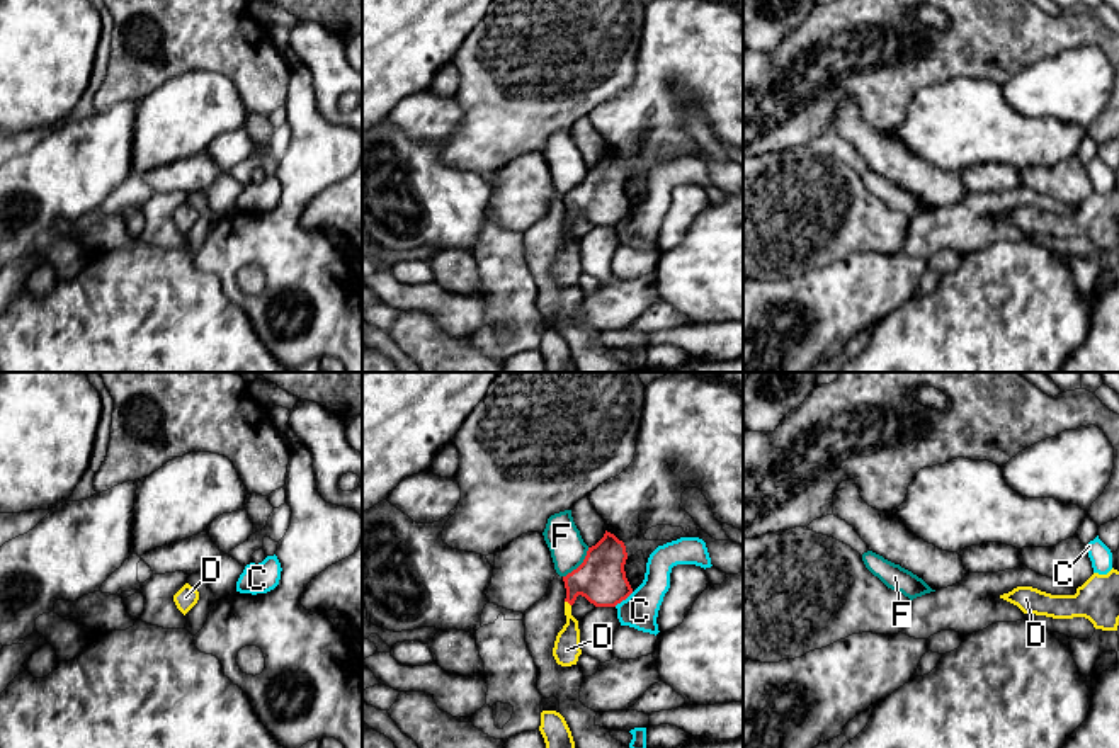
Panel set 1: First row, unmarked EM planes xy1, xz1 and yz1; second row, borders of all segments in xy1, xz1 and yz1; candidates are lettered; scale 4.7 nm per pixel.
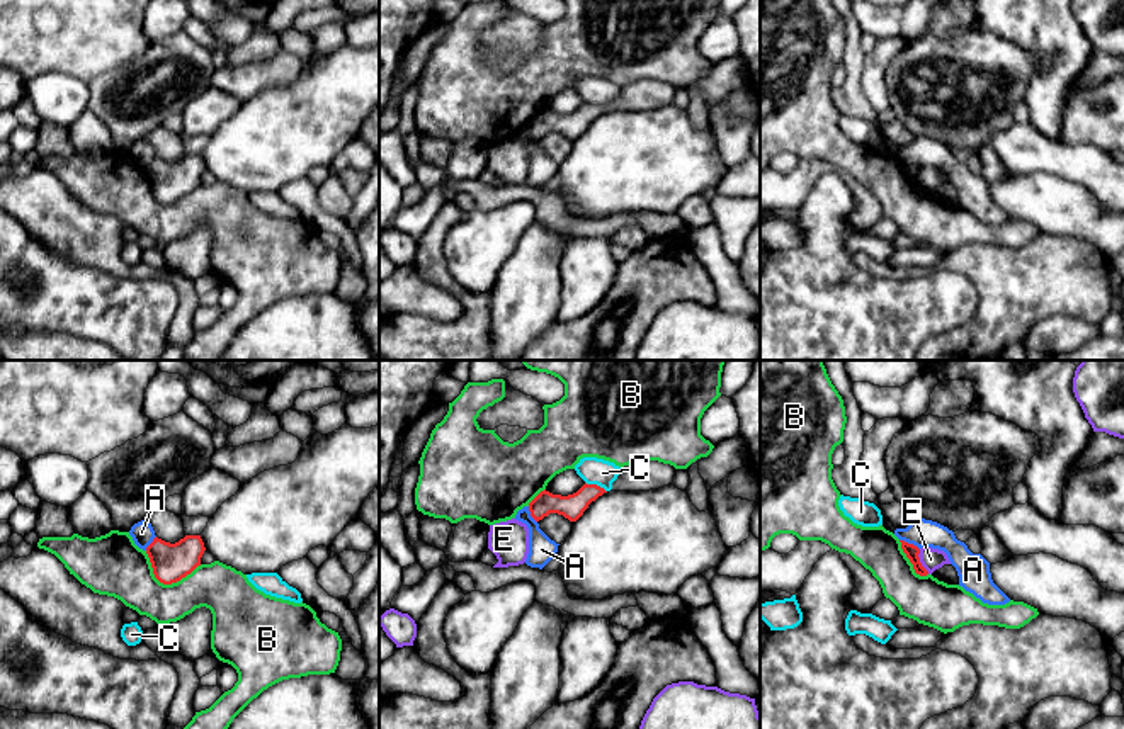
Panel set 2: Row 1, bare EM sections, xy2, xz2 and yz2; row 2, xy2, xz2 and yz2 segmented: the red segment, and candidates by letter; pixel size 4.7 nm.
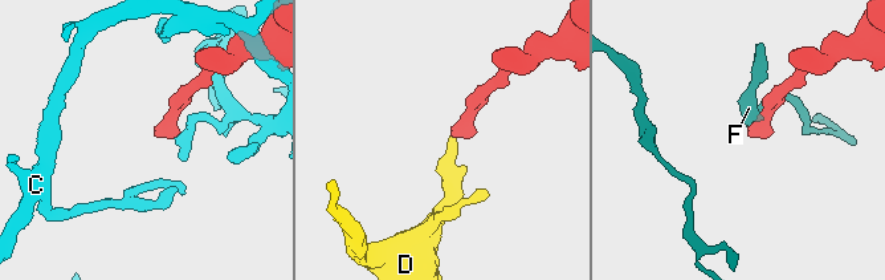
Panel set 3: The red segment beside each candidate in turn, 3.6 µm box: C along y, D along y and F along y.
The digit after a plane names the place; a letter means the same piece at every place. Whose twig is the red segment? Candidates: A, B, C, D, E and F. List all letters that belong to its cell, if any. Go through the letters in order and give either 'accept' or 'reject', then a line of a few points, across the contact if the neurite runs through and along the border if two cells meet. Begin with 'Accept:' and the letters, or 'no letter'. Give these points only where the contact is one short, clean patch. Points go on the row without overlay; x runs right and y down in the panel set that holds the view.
Accept: D
A: reject; line yz2 (900, 158), (919, 169)
B: reject
C: reject
D: accept; line xz1 (601, 198), (587, 199), (568, 221), (570, 254), (567, 269)
E: reject; line yz2 (919, 169), (919, 179), (929, 192)
F: reject; line xz1 (589, 167), (584, 179), (563, 196)

